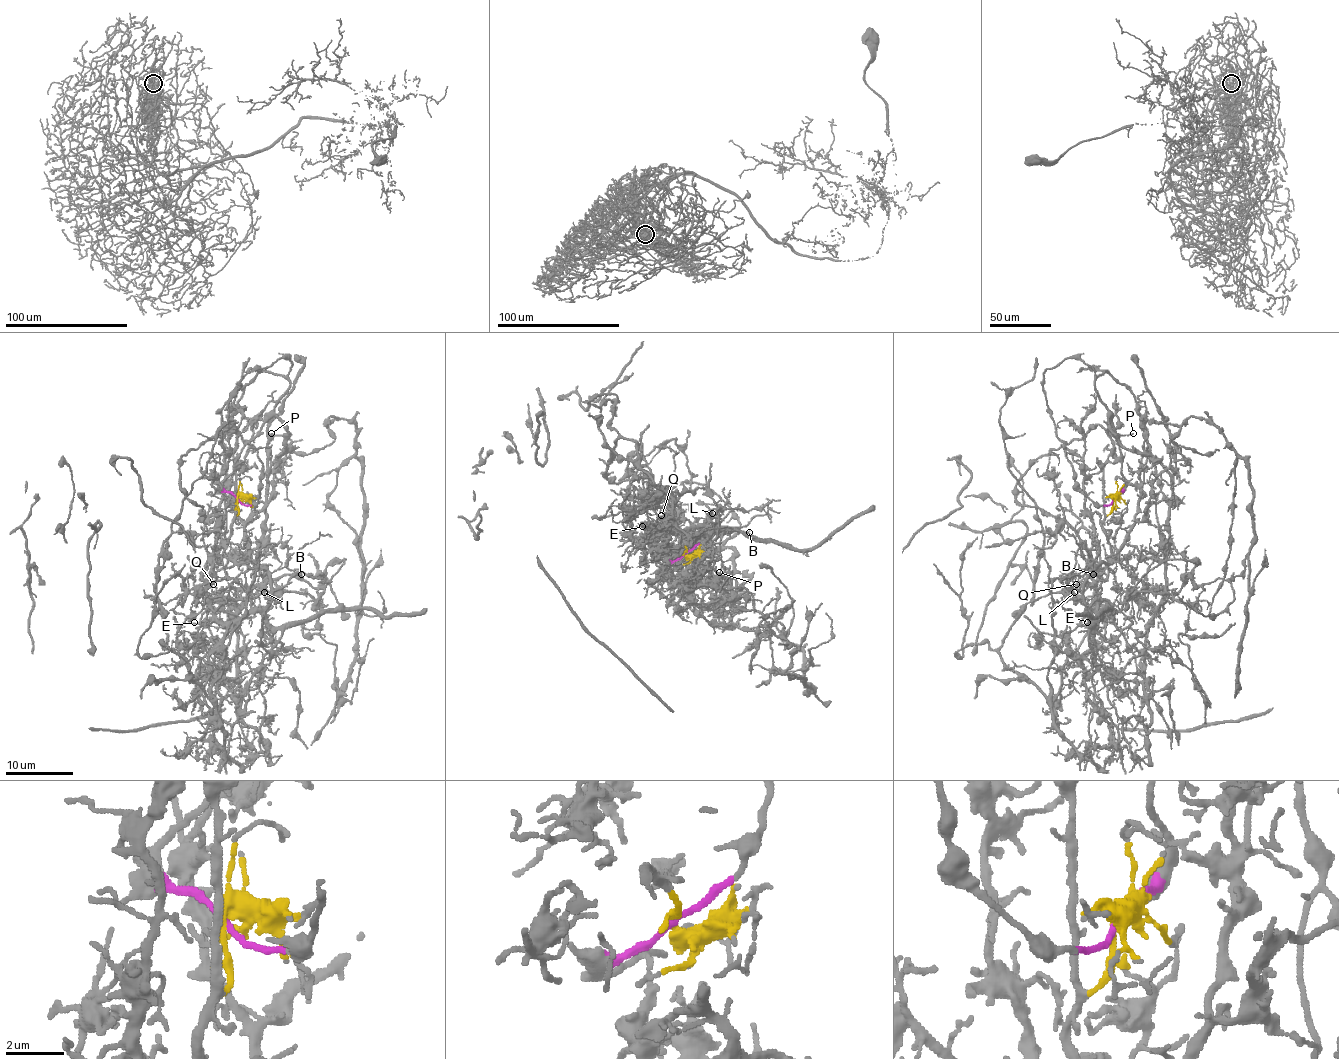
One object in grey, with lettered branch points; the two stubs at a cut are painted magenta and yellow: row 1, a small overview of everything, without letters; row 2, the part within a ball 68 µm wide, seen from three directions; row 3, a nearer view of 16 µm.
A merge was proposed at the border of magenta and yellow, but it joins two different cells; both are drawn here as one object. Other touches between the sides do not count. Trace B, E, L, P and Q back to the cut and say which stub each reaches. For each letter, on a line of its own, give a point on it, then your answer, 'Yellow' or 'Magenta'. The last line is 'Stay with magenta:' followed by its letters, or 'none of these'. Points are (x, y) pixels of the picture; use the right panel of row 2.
B: Place: (1093, 574). Yellow
E: Place: (1087, 622). Yellow
L: Place: (1074, 592). Yellow
P: Place: (1133, 433). Magenta
Q: Place: (1076, 584). Yellow
Stay with magenta: P

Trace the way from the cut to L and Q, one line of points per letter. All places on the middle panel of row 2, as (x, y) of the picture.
L: (685, 553), (687, 550), (678, 541), (666, 551), (666, 566), (717, 528), (719, 523), (712, 513)
Q: (685, 553), (687, 550), (678, 541), (671, 550), (650, 545), (661, 516)

